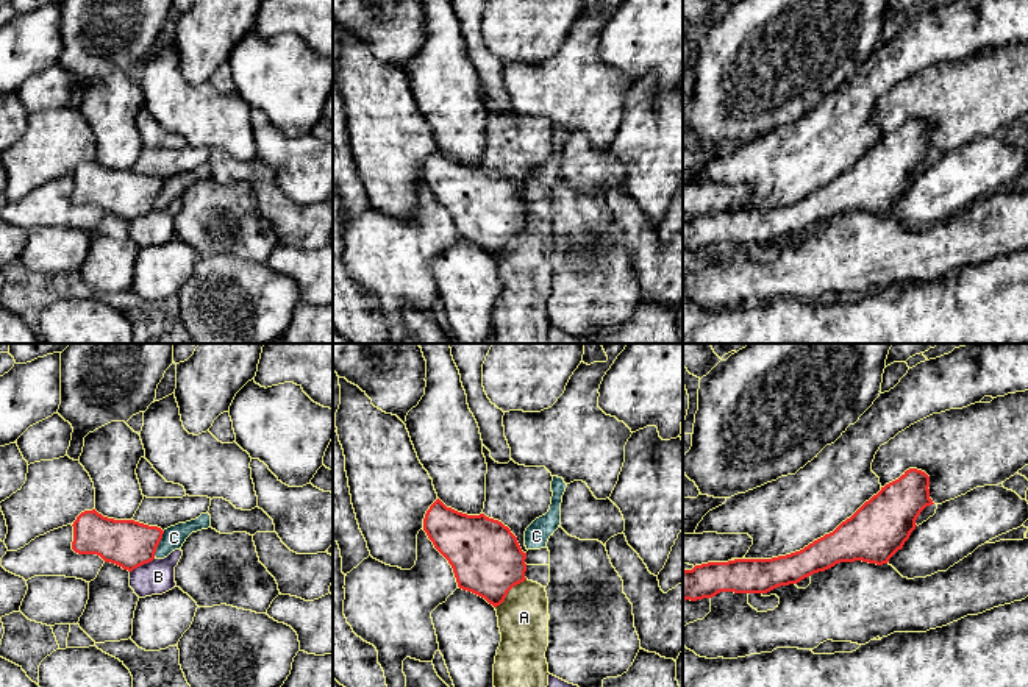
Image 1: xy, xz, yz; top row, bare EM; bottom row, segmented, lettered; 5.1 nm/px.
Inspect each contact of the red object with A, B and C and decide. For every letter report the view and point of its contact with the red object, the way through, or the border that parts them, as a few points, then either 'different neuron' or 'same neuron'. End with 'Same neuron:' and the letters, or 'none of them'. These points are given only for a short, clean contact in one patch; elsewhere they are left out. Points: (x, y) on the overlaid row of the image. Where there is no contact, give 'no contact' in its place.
A: meets red in xz at (508, 590); different neuron
B: meets red in xy at (142, 564); different neuron
C: meets red in xy at (158, 544); different neuron
Same neuron: none of them

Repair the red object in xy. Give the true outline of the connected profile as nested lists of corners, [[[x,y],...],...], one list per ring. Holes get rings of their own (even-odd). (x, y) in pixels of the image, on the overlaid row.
[[[95,509],[81,512],[72,526],[75,553],[97,554],[128,571],[155,559],[164,534],[158,526],[108,518]]]

